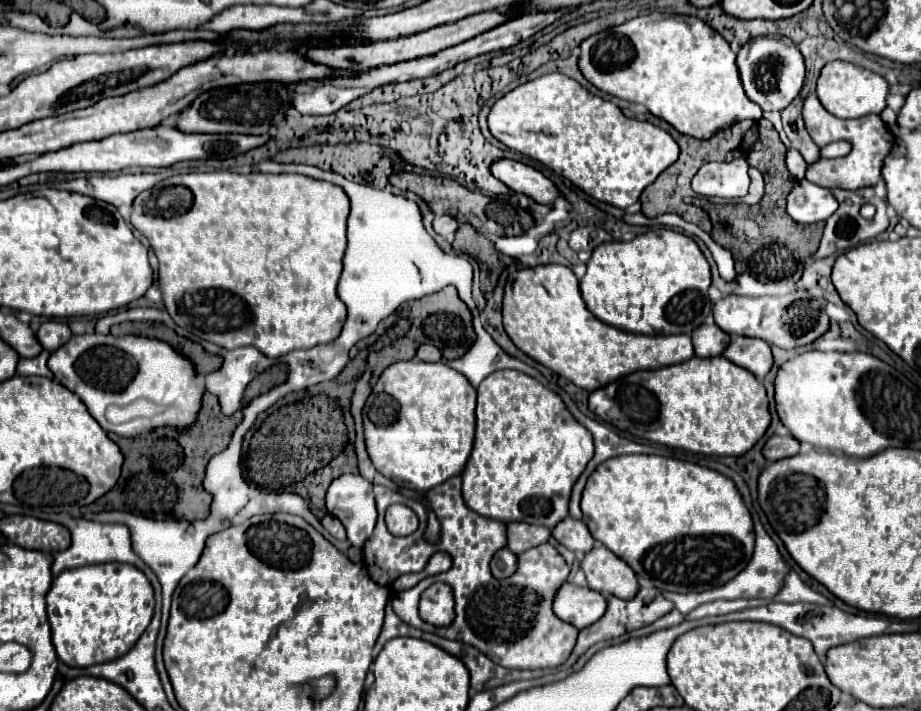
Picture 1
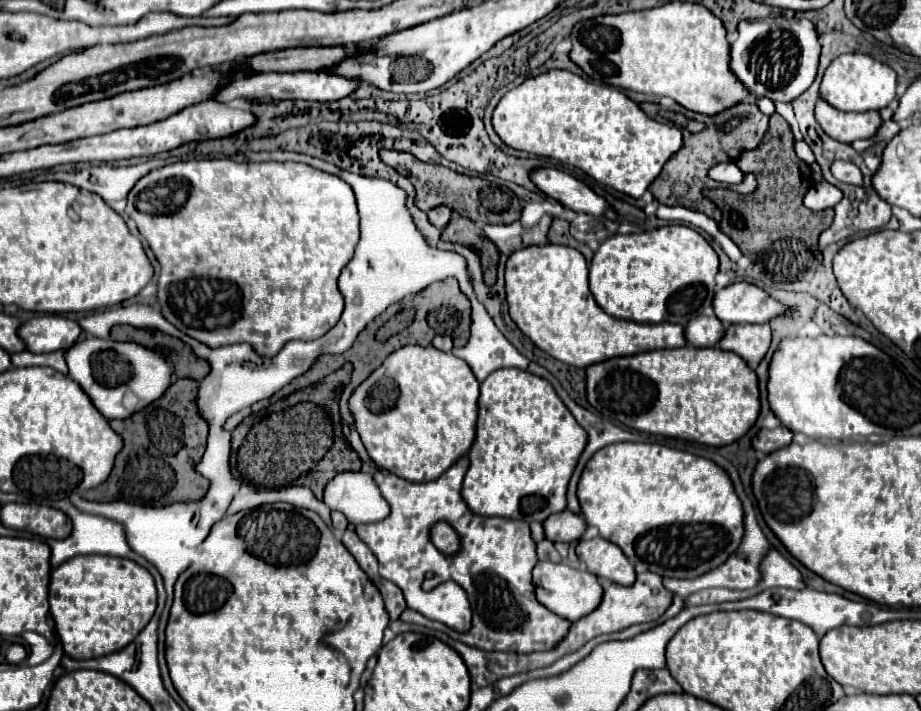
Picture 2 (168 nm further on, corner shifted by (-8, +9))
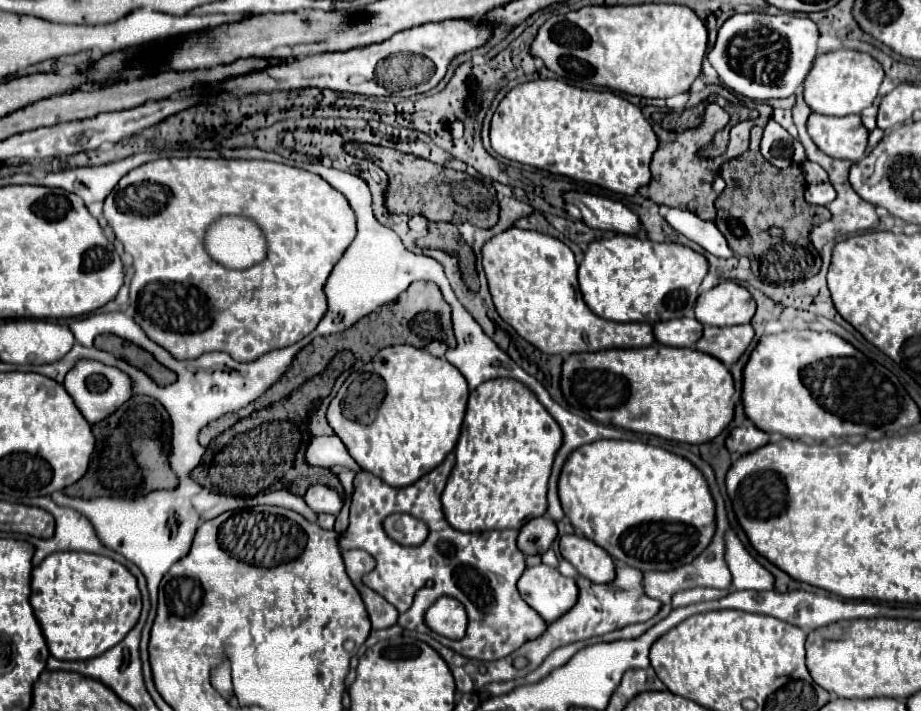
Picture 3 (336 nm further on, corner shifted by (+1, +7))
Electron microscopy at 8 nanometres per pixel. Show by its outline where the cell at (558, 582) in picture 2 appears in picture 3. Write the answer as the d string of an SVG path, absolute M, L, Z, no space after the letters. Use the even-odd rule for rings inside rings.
M539 564L527 568L517 582L521 598L537 610L545 622L555 622L567 614L579 600L575 578L563 576L557 568Z

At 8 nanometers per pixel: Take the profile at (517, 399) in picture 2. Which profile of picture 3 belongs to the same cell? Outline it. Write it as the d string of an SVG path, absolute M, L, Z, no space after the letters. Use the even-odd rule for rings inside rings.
M513 378L487 380L475 390L471 390L465 422L461 428L461 438L455 446L457 464L449 476L443 490L441 502L447 522L463 532L483 532L483 530L519 530L529 520L543 516L547 512L547 484L553 468L555 454L563 444L563 432L545 406L535 398L535 394Z

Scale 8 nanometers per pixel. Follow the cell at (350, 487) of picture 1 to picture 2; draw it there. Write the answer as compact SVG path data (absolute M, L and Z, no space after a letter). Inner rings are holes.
M342 472L324 490L324 504L342 512L352 524L384 520L390 514L388 502L380 496L376 482L364 472Z

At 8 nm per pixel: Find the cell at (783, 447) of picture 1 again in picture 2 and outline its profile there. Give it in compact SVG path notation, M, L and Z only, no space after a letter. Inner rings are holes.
M762 428L754 438L752 438L752 448L758 454L770 454L772 450L780 450L792 442L792 432L788 428L774 428L766 430Z

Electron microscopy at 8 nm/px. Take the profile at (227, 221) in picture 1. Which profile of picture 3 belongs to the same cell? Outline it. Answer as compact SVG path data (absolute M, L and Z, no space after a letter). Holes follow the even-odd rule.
M195 156L153 160L153 162L147 162L135 170L131 170L129 174L125 174L119 180L119 184L113 188L113 192L105 198L103 214L105 214L107 222L113 226L117 238L123 242L125 250L133 256L135 274L131 278L129 294L131 294L131 304L137 310L137 314L135 314L137 324L147 332L147 336L151 340L155 340L165 350L169 350L175 358L181 358L181 360L199 358L201 354L213 352L213 350L221 350L221 352L225 350L237 362L253 362L255 358L259 358L275 348L285 348L289 344L303 340L323 320L323 316L327 312L327 298L323 292L325 280L329 278L333 266L339 262L341 254L347 250L347 246L353 242L355 234L357 234L355 214L353 214L349 202L331 184L327 184L321 176L317 176L313 172L285 166L285 164L265 162L265 160L227 160L227 158L213 160L213 158L195 158ZM227 214L251 218L259 226L259 230L263 230L263 236L267 238L267 262L259 262L259 266L251 266L251 270L221 270L217 266L217 262L211 262L211 258L207 258L207 250L203 250L203 234L207 234L207 226L211 226L211 222L217 222L221 216L227 216Z

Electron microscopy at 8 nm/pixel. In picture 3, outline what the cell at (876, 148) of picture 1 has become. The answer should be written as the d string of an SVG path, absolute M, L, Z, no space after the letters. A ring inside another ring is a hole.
M811 114L807 120L807 132L813 142L833 158L859 160L867 148L869 130L863 126L861 116L823 116Z

